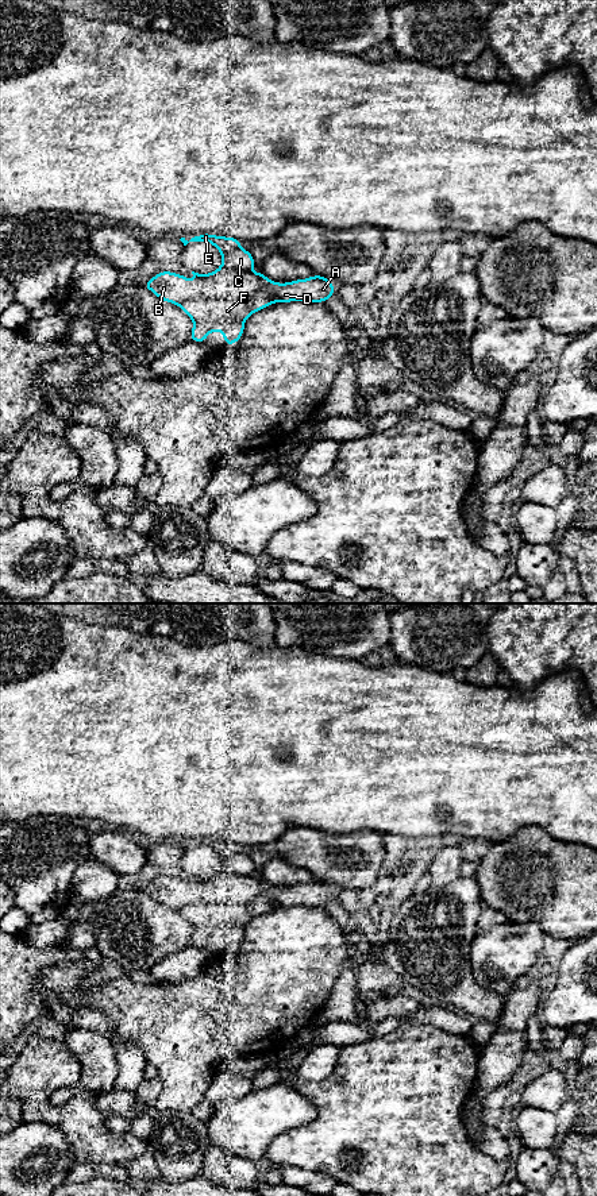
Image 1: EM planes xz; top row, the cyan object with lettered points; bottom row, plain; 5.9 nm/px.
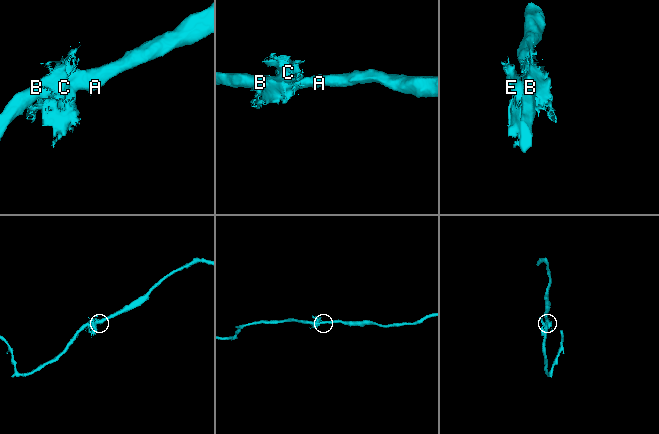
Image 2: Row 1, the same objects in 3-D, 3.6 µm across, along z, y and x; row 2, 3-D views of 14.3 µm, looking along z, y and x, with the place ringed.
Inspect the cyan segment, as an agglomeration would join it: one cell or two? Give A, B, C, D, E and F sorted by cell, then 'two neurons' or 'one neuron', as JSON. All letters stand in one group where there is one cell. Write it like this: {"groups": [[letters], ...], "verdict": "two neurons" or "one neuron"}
{"groups": [["A", "B", "C", "D", "E", "F"]], "verdict": "one neuron"}

